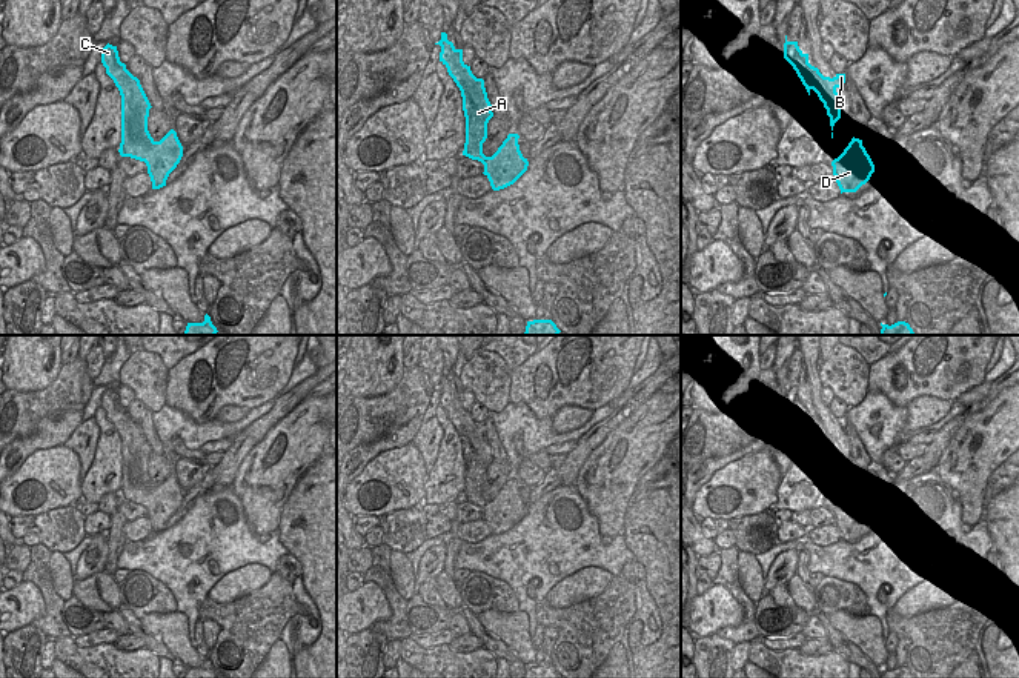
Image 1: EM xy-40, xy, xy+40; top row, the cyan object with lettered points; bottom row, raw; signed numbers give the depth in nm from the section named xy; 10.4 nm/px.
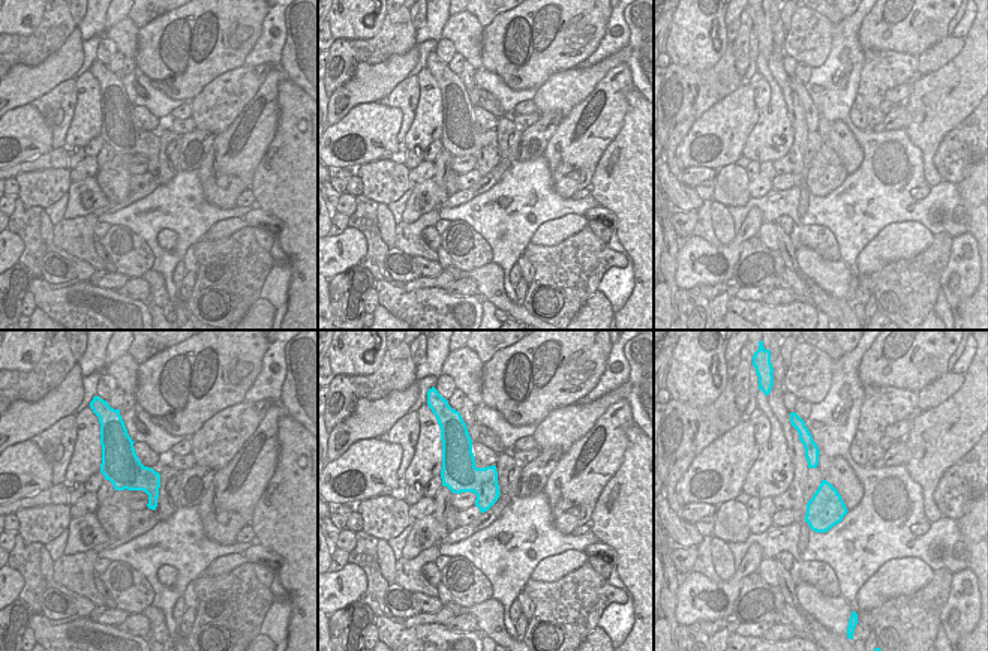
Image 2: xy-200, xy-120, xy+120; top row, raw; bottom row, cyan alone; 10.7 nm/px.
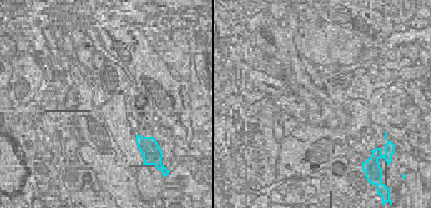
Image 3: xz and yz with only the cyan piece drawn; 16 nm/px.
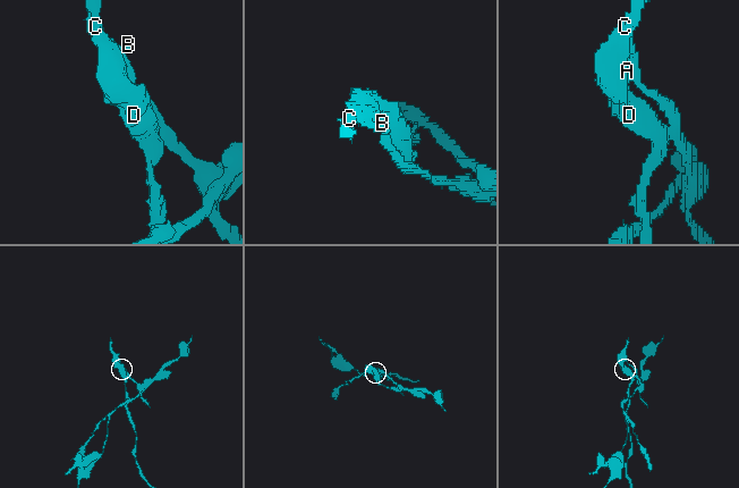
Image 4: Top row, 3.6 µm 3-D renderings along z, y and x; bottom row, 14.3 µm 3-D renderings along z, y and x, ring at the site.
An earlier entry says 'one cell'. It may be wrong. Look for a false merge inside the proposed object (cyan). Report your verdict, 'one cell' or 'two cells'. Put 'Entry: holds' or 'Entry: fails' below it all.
two cells
Entry: fails

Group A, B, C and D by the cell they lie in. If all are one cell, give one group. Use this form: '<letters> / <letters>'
A C D / B

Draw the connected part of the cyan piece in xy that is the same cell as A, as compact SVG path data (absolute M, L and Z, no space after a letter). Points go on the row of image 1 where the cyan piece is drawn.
M441 32L441 40L435 45L441 46L440 61L447 68L449 75L461 91L466 117L463 155L484 165L483 174L489 178L493 191L513 184L529 166L527 158L519 151L519 135L509 134L492 157L483 154L483 143L487 138L487 123L492 118L492 105L487 97L478 94L470 66L463 61L463 49L456 49L447 40L446 32Z

